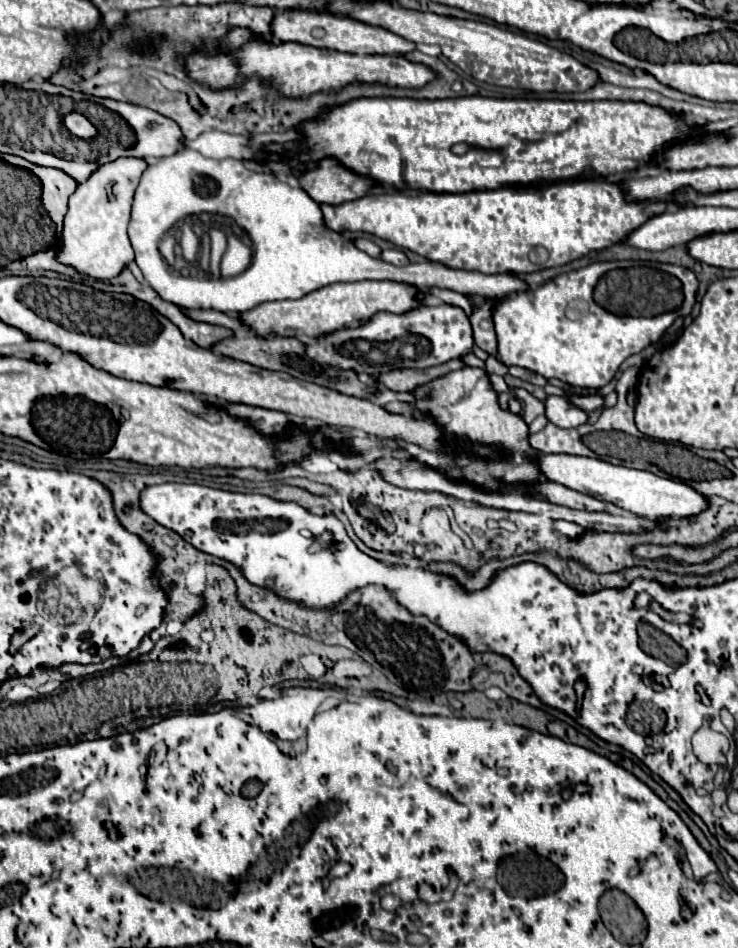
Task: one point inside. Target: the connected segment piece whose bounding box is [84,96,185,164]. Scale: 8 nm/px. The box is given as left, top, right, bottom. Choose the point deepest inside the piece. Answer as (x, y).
(156, 137)

